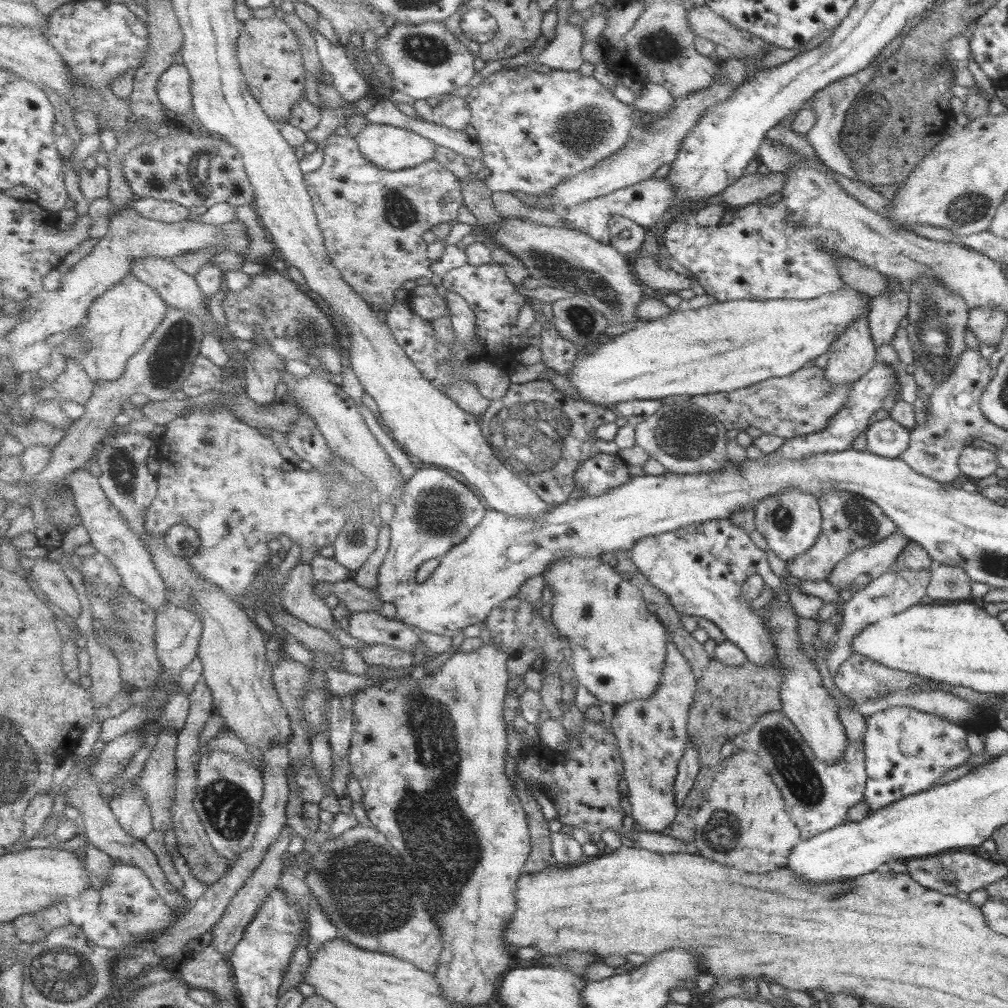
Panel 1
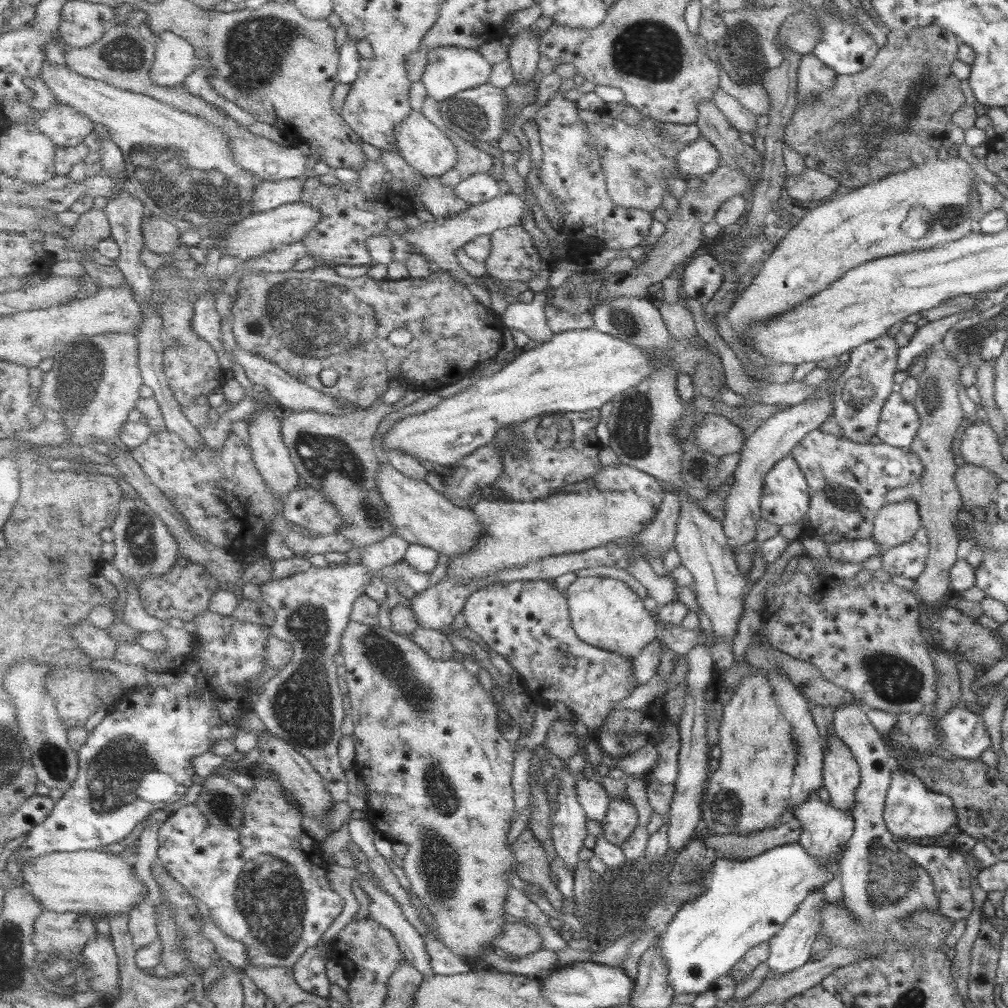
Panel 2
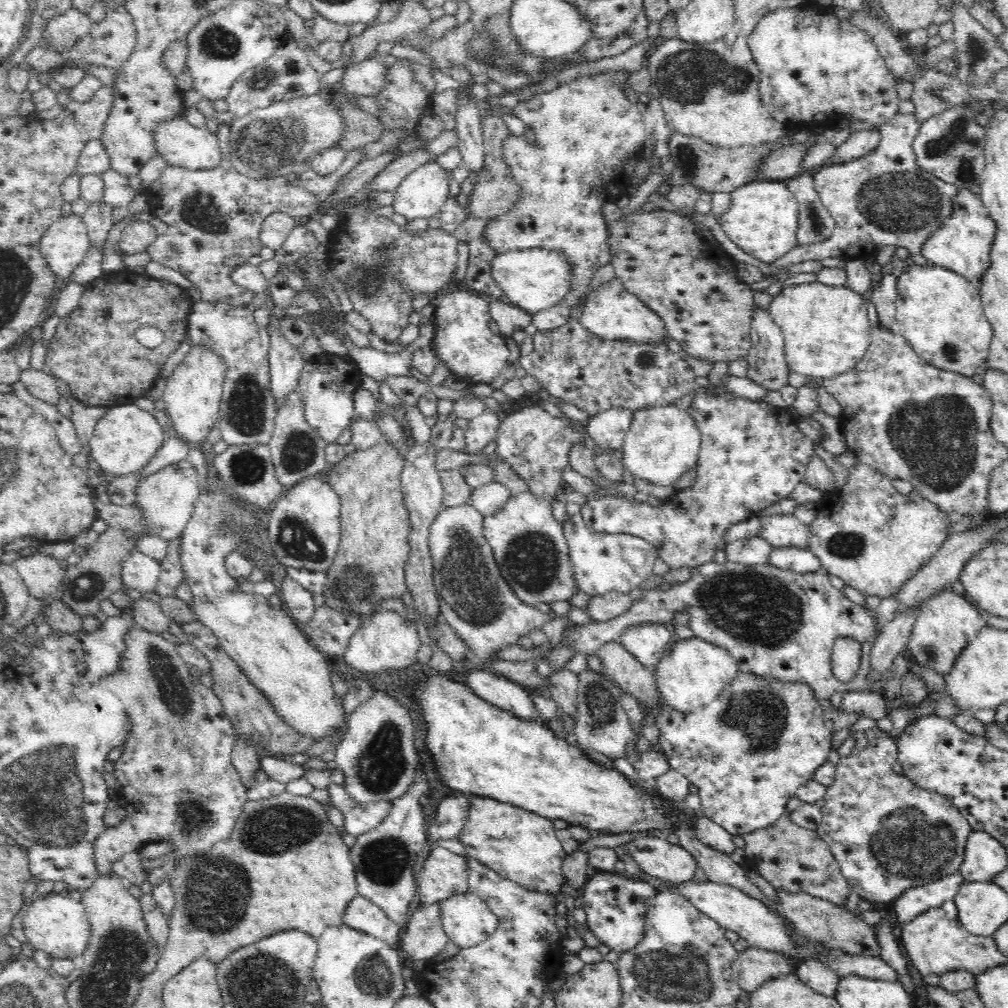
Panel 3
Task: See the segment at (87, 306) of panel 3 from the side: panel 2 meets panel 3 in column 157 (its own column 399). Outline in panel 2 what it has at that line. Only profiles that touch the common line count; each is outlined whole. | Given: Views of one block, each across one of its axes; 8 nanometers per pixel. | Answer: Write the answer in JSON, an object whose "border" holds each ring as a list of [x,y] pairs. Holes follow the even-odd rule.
{"border":[[[321,265],[312,270],[288,270],[287,272],[261,272],[261,274],[247,274],[247,276],[239,276],[236,286],[236,296],[234,297],[233,306],[231,308],[232,313],[232,334],[235,336],[237,344],[245,350],[252,352],[253,354],[259,354],[265,357],[267,360],[274,362],[285,369],[291,376],[313,386],[325,394],[331,394],[333,398],[341,400],[343,403],[352,407],[352,409],[366,409],[373,405],[383,394],[385,390],[389,388],[391,380],[395,378],[400,379],[407,389],[423,390],[429,393],[430,391],[437,391],[443,386],[449,386],[449,384],[455,384],[463,378],[471,378],[475,370],[478,370],[478,365],[485,360],[490,360],[497,356],[497,352],[501,350],[503,346],[503,327],[499,325],[499,315],[489,307],[483,305],[476,295],[469,290],[469,287],[463,283],[459,283],[457,279],[453,279],[453,275],[447,273],[447,271],[437,271],[431,273],[425,278],[413,278],[405,277],[399,280],[390,280],[387,278],[375,279],[371,277],[367,272],[370,270],[370,265],[361,266],[348,266],[337,265],[335,267],[326,267]],[[407,328],[413,332],[413,342],[405,348],[401,346],[393,346],[389,342],[389,335],[393,329]],[[330,368],[336,371],[338,378],[336,383],[331,386],[324,386],[321,384],[321,378],[319,374]]]}

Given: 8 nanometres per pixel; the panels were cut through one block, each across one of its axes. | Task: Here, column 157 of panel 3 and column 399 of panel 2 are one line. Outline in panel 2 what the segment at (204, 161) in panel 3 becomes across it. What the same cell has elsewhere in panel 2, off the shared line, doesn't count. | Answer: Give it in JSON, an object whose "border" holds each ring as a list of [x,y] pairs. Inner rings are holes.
{"border":[[[412,112],[395,133],[399,153],[407,159],[407,162],[426,176],[442,177],[459,163],[459,151],[455,144],[447,138],[443,130],[439,130],[431,120],[427,120],[422,112]]]}

